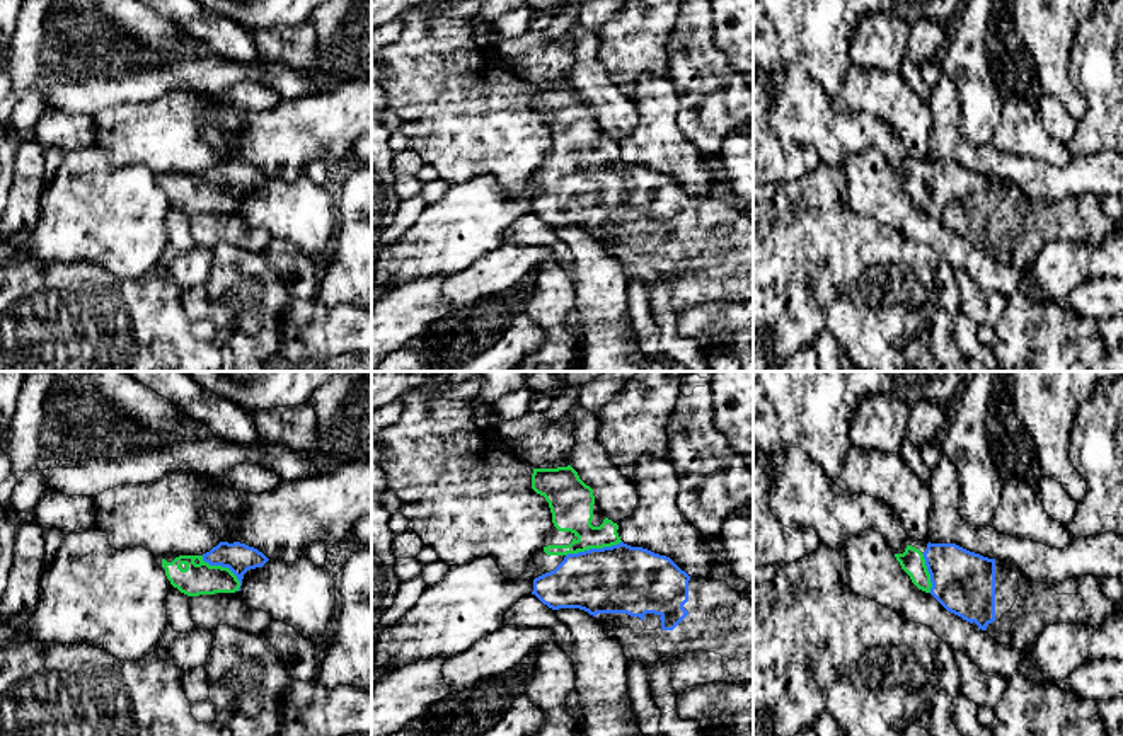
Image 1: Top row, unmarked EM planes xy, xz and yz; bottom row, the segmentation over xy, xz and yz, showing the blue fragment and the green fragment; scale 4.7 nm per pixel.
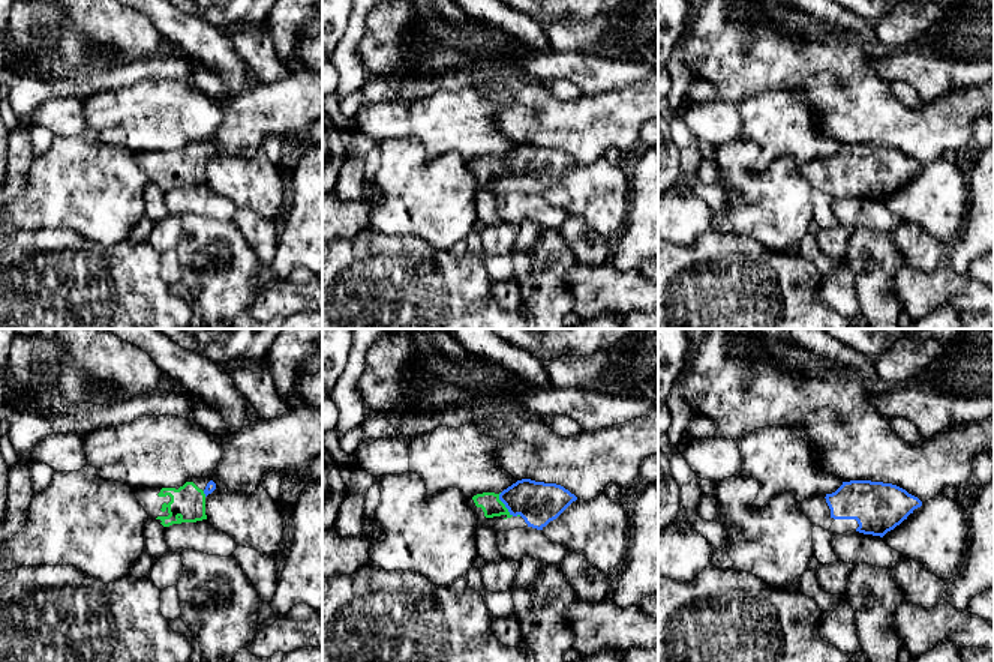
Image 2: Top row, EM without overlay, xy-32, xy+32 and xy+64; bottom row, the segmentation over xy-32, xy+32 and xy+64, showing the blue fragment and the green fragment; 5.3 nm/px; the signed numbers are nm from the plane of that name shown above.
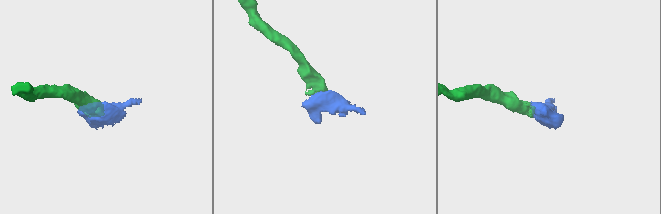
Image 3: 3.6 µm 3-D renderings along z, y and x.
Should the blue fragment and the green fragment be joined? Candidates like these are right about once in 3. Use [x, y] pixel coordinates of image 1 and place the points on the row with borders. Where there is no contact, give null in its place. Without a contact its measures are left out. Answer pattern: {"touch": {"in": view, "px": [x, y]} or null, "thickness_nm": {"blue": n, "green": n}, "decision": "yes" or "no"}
{"touch": {"in": "xz", "px": [593, 549]}, "thickness_nm": {"blue": 320, "green": 220}, "decision": "yes"}

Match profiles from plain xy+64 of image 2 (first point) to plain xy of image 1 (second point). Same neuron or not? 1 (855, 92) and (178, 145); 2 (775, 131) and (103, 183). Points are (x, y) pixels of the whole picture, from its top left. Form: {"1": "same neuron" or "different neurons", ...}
{"1": "different neurons", "2": "different neurons"}

